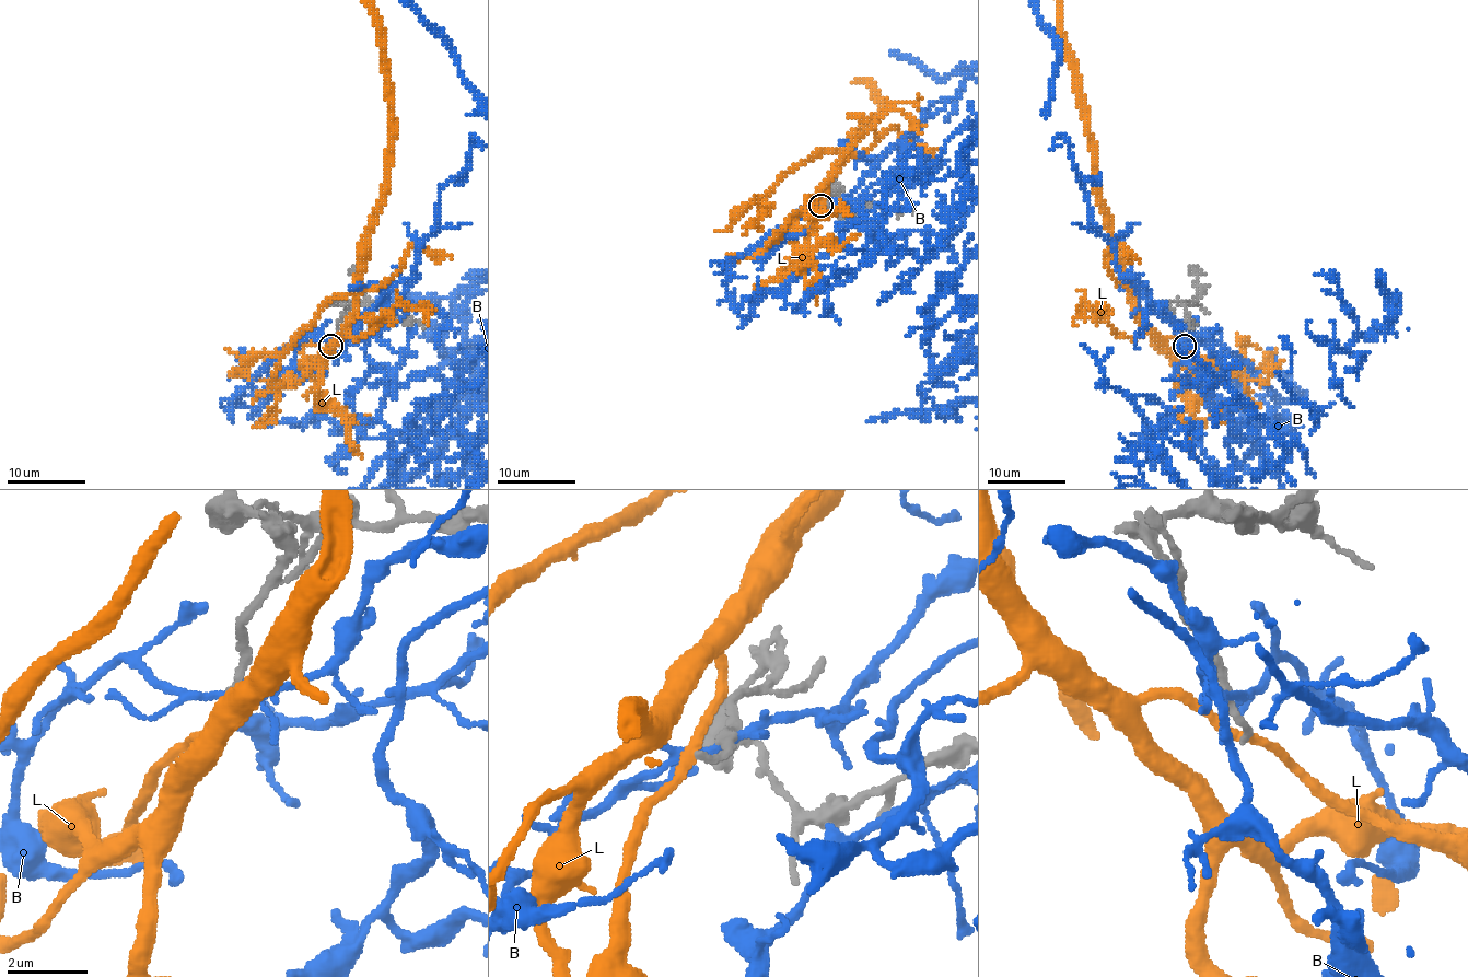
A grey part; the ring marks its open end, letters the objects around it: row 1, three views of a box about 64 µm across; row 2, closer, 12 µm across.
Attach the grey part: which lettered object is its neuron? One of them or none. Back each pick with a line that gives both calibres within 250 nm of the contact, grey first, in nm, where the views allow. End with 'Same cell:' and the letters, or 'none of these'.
Same cell: none of these

